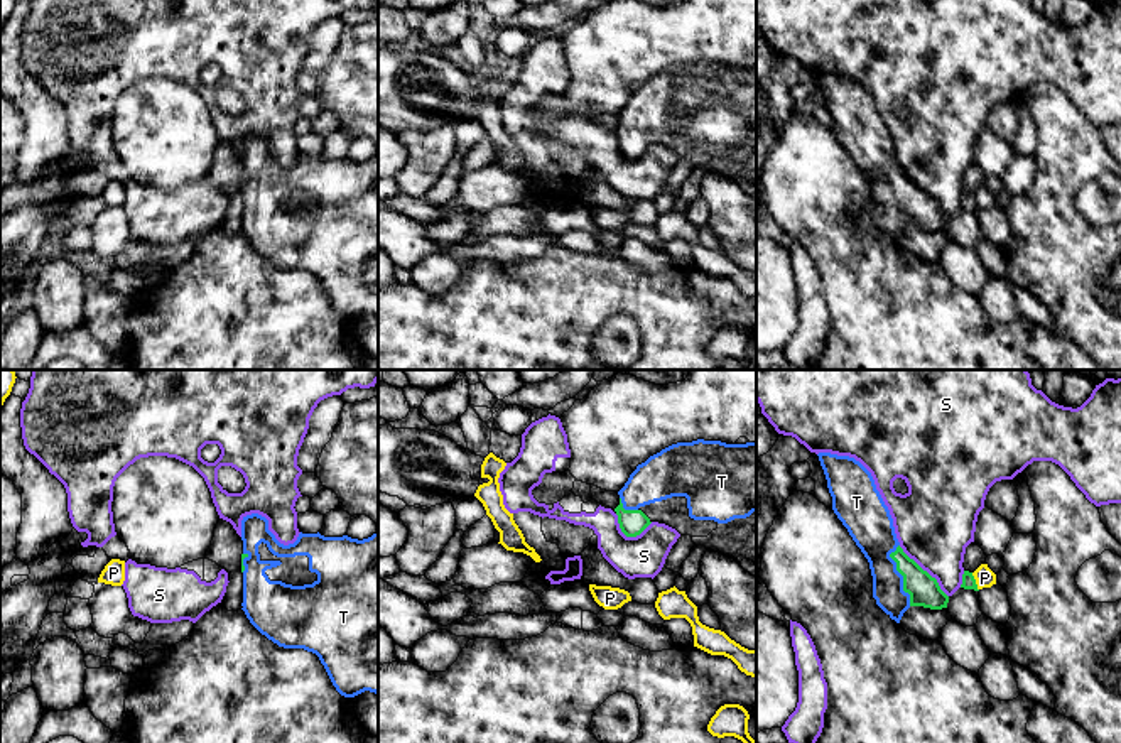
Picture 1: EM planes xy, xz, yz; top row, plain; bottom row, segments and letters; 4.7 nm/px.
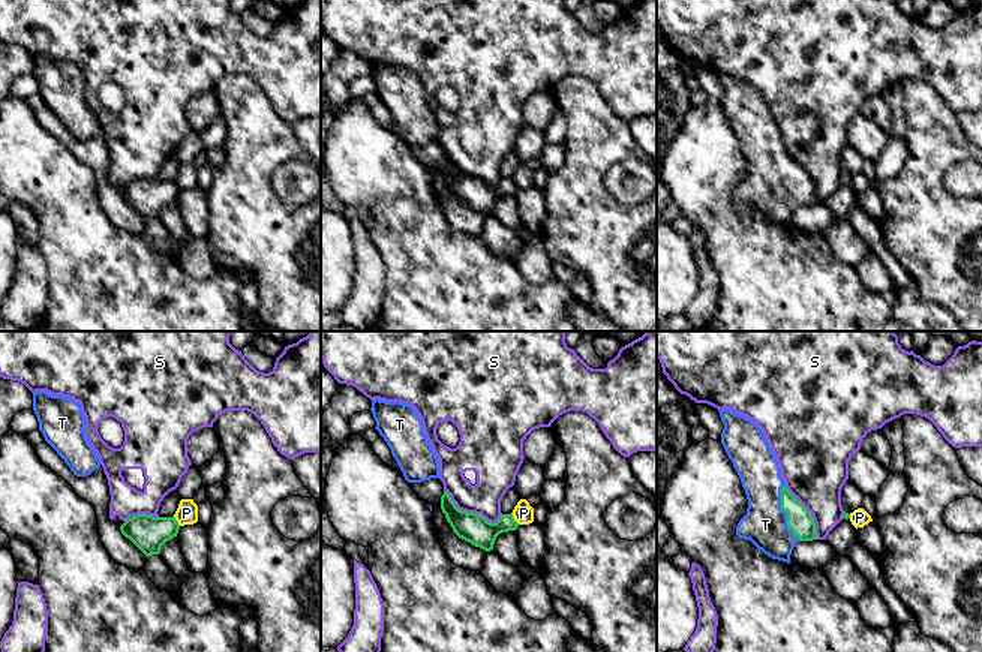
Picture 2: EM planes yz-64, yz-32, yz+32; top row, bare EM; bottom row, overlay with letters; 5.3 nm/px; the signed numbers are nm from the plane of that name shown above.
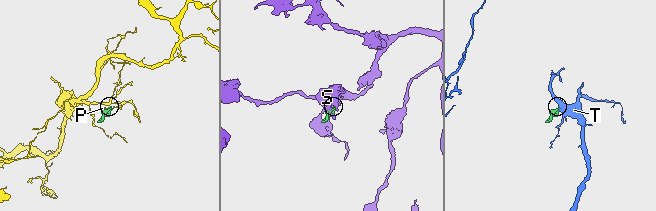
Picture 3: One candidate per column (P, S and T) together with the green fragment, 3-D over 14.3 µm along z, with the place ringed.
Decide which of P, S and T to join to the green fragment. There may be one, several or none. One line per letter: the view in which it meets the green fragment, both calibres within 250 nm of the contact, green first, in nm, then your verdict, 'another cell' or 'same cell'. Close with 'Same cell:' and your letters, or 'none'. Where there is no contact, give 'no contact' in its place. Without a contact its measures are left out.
P: contact in yz; calibres 60 and 100 nm; another cell
S: contact in yz; calibres 150 and 380 nm; another cell
T: contact in yz; calibres 150 and 200 nm; same cell
Same cell: T

